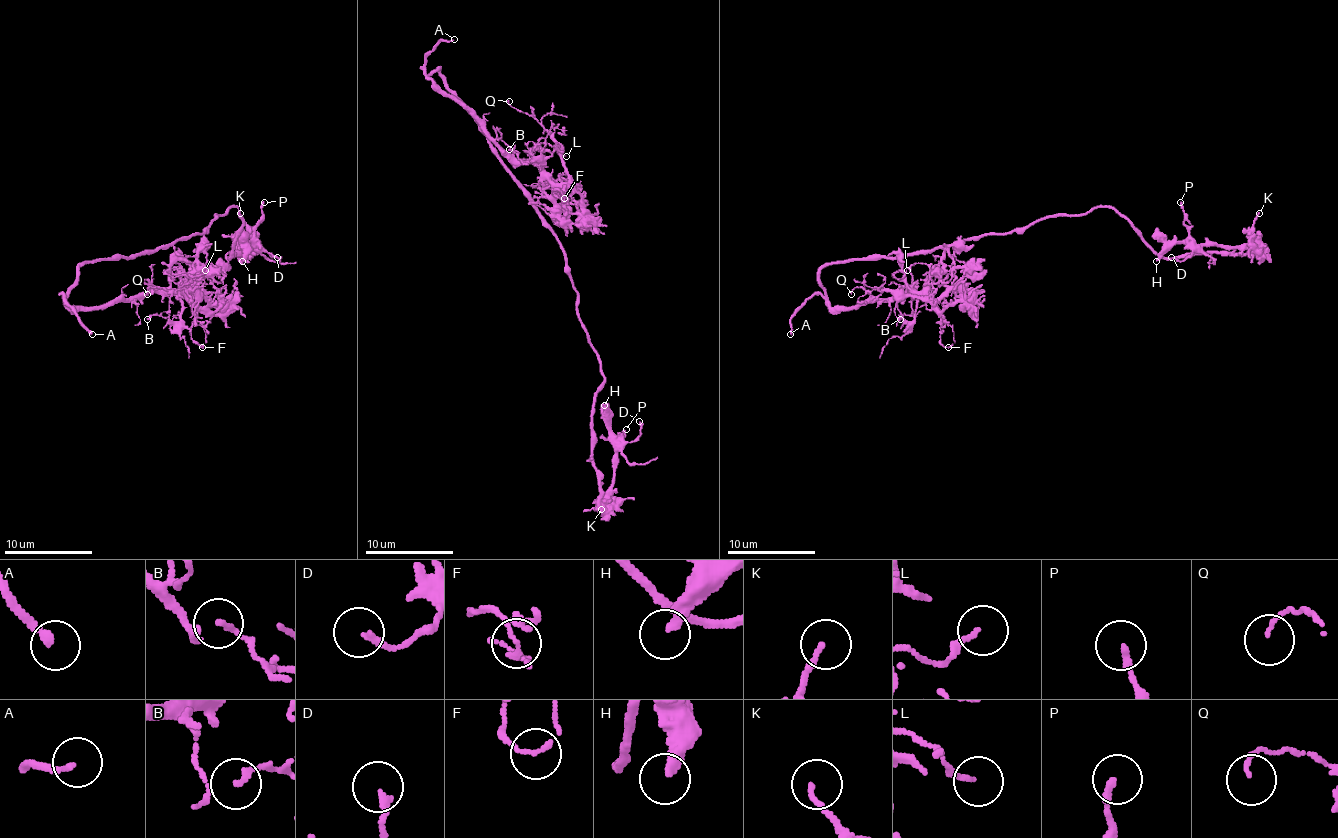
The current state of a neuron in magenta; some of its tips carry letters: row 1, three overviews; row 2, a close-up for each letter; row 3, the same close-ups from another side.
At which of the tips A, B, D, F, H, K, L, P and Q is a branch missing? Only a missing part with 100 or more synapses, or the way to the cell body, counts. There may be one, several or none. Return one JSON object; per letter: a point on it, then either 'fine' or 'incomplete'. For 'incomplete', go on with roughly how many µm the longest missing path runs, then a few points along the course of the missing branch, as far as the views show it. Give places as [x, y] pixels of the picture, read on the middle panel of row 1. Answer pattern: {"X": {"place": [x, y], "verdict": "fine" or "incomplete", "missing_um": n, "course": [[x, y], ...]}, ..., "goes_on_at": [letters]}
{"A": {"place": [454, 39], "verdict": "incomplete", "missing_um": 45, "course": [[454, 39], [553, 37], [581, 30], [606, 11], [628, 2], [670, 6]]}, "B": {"place": [509, 149], "verdict": "fine"}, "D": {"place": [639, 421], "verdict": "fine"}, "F": {"place": [564, 198], "verdict": "fine"}, "H": {"place": [604, 405], "verdict": "fine"}, "K": {"place": [601, 509], "verdict": "fine"}, "L": {"place": [566, 156], "verdict": "fine"}, "P": {"place": [626, 429], "verdict": "fine"}, "Q": {"place": [509, 101], "verdict": "fine"}, "goes_on_at": ["A"]}

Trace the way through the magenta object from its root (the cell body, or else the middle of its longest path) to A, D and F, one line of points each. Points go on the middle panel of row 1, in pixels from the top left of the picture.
A: (568, 273), (559, 240), (491, 145), (482, 123), (438, 68), (425, 72), (425, 57), (443, 39), (454, 39)
D: (568, 273), (604, 374), (593, 407), (593, 467), (604, 491), (639, 421)
F: (568, 273), (564, 249), (535, 205), (551, 216), (555, 211), (553, 194), (557, 191), (553, 189), (564, 198)

